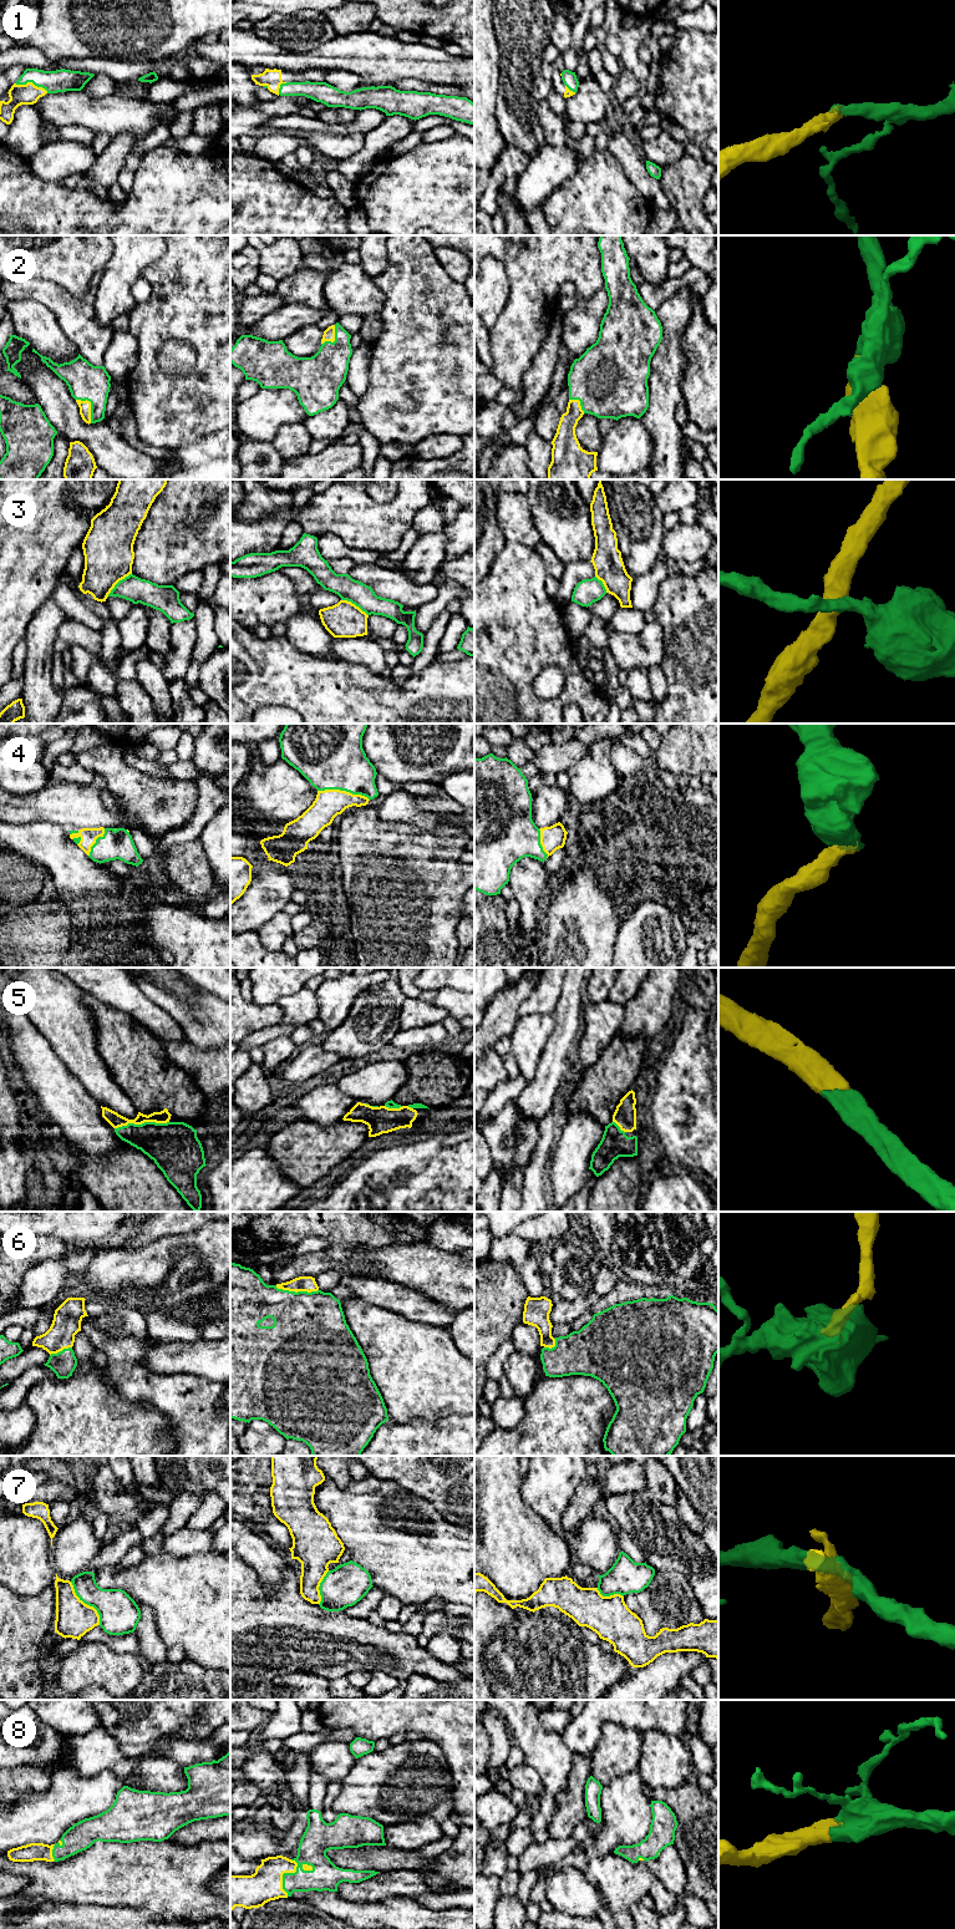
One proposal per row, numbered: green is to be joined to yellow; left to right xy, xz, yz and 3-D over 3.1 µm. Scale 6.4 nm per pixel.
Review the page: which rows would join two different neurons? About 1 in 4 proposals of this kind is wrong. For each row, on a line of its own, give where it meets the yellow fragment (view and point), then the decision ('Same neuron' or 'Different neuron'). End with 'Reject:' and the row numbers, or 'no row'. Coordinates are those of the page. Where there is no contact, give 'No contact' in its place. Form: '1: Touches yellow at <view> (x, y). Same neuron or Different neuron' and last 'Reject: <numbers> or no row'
1: Touches yellow at xy (31, 82). Same neuron
2: Touches yellow at xy (90, 406). Same neuron
3: Touches yellow at xy (117, 582). Different neuron
4: Touches yellow at xz (344, 791). Same neuron
5: Touches yellow at xy (141, 1123). Same neuron
6: Touches yellow at xz (296, 1292). Same neuron
7: Touches yellow at xy (86, 1604). Different neuron
8: Touches yellow at xz (284, 1872). Same neuron
Reject: 3, 7

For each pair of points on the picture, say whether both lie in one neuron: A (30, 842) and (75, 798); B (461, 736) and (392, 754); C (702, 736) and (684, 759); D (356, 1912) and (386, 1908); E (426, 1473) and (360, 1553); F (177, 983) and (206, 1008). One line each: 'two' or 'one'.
A: two
B: one
C: one
D: one
E: two
F: two

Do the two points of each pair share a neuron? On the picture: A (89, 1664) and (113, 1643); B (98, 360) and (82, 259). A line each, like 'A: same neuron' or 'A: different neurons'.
A: different neurons
B: different neurons

